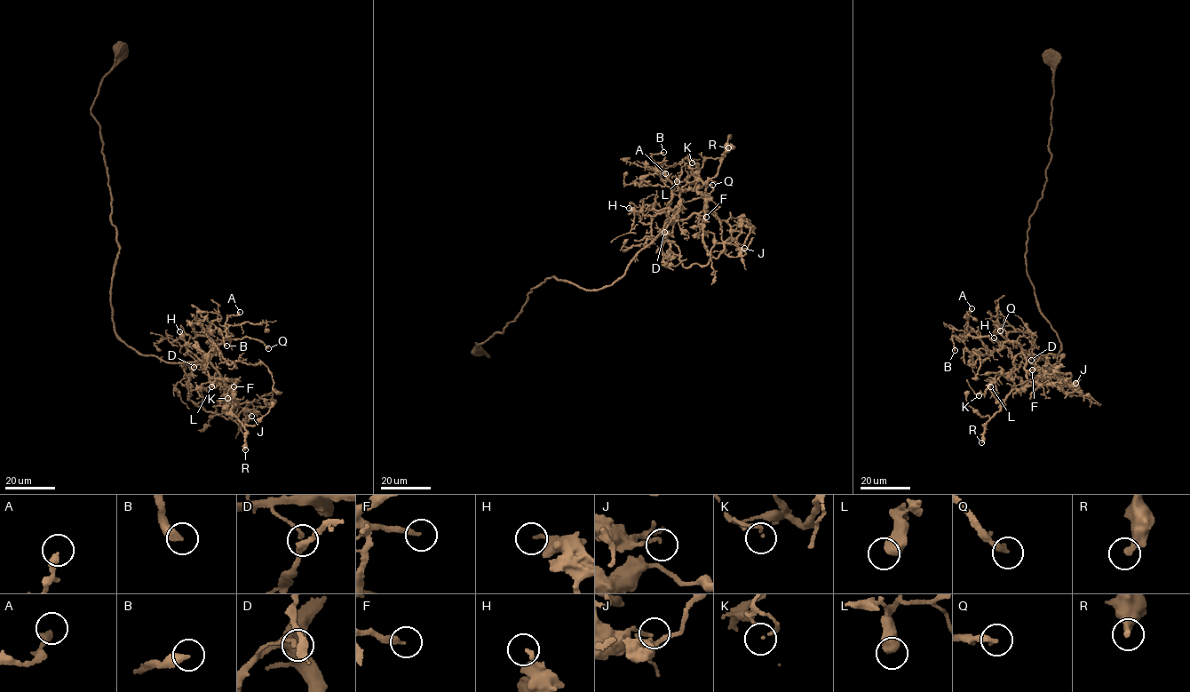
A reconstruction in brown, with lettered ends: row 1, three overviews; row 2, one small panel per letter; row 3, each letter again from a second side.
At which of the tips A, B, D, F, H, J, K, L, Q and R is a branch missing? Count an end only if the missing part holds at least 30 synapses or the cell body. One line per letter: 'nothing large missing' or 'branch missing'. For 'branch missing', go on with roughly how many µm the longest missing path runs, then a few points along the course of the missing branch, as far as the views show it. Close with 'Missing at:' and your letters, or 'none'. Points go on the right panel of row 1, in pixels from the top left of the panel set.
A: nothing large missing
B: nothing large missing
D: nothing large missing
F: branch missing | 25 µm | (1032, 369), (1023, 373), (1018, 383), (1020, 394), (1018, 401)
H: nothing large missing
J: nothing large missing
K: nothing large missing
L: nothing large missing
Q: branch missing | 30 µm | (1000, 330), (1003, 333), (991, 336), (977, 334), (970, 327), (970, 330)
R: nothing large missing
Missing at: F, Q

